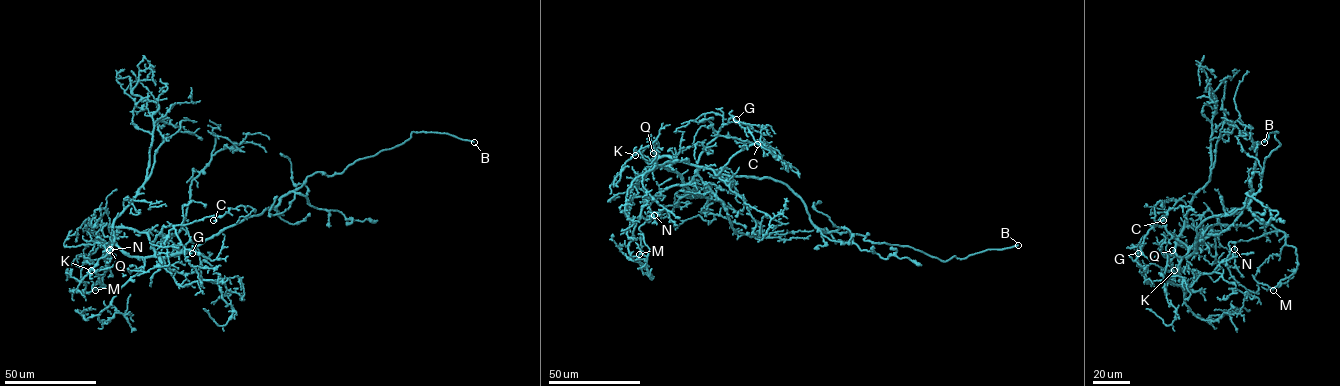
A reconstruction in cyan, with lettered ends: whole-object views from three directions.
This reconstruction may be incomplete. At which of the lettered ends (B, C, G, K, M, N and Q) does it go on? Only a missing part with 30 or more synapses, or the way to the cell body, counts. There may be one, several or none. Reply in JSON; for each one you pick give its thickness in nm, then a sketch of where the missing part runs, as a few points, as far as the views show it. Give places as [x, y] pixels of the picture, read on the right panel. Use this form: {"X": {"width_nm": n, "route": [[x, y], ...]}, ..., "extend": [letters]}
{"B": {"width_nm": 240, "route": [[1264, 142], [1253, 155], [1253, 167], [1261, 200], [1275, 208]]}, "Q": {"width_nm": 130}, "extend": ["B", "Q"]}

